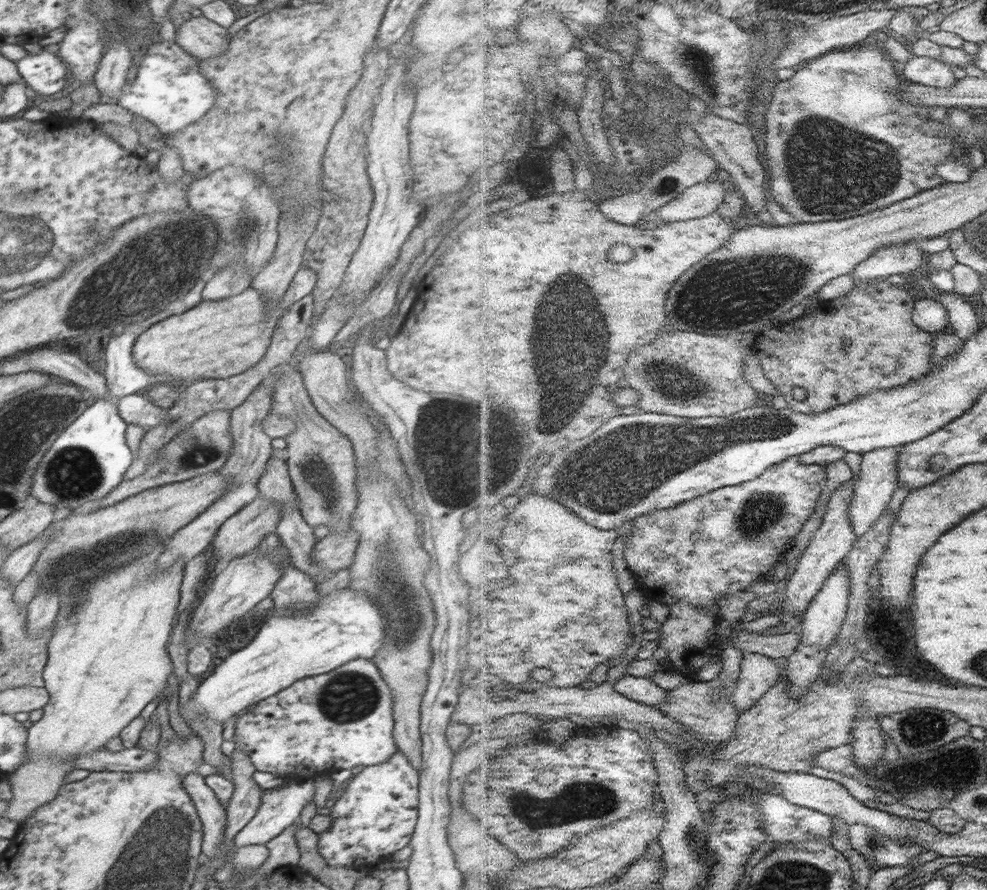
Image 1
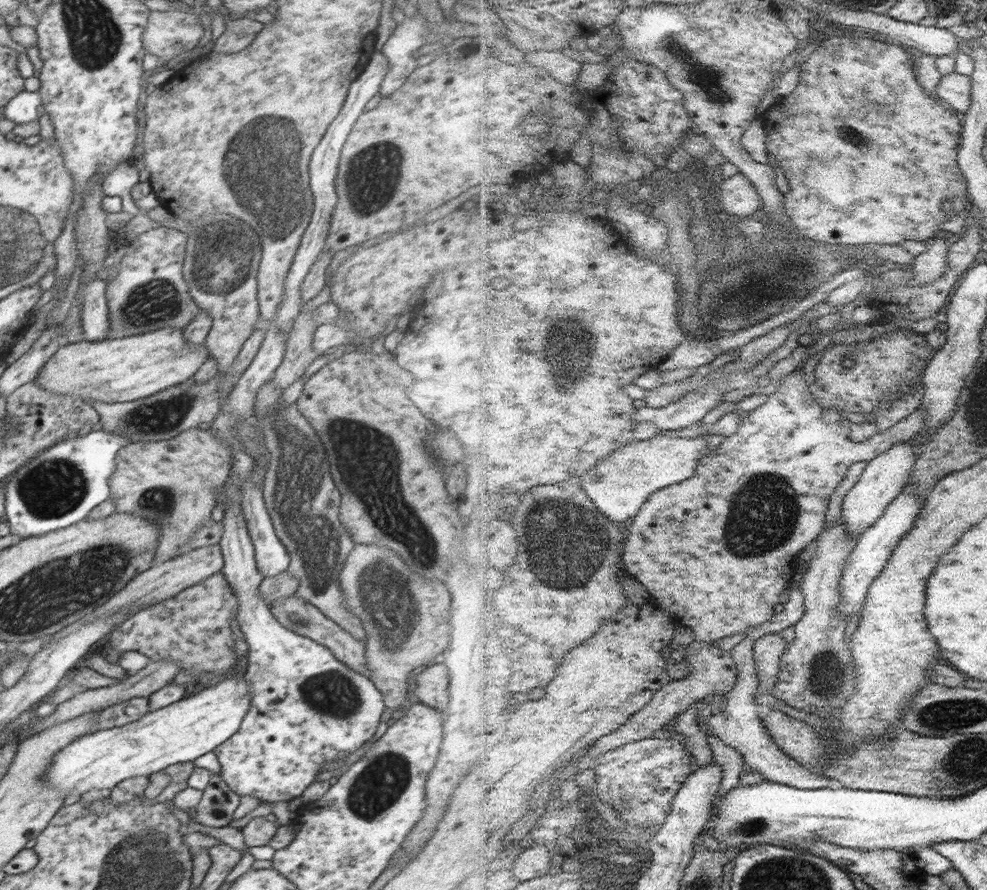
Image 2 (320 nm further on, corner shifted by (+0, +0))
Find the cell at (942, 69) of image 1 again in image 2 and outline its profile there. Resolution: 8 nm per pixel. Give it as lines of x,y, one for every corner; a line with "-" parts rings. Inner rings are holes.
957,73
943,75
936,87
936,94
940,100
963,115
971,105
970,76

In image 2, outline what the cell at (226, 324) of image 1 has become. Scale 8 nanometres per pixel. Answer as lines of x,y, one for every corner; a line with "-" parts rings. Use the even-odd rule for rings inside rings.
168,326
147,332
140,336
126,336
118,339
104,339
101,341
80,341
74,344
64,343
62,346
42,365
38,371
35,382
49,390
66,396
73,396
84,400
91,398
98,402
114,404
117,402
128,402
152,396
169,386
180,384
192,378
202,363
210,357
205,342
202,344
190,344
185,340
182,328

